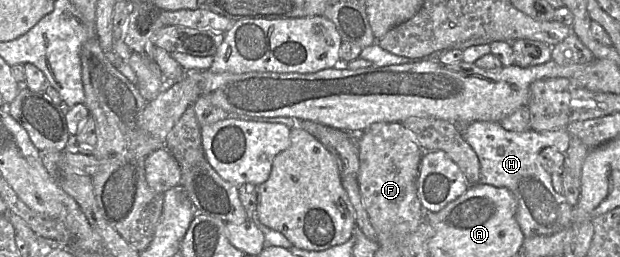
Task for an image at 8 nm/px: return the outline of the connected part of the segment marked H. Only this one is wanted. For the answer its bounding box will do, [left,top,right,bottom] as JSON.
[460,121,572,238]

